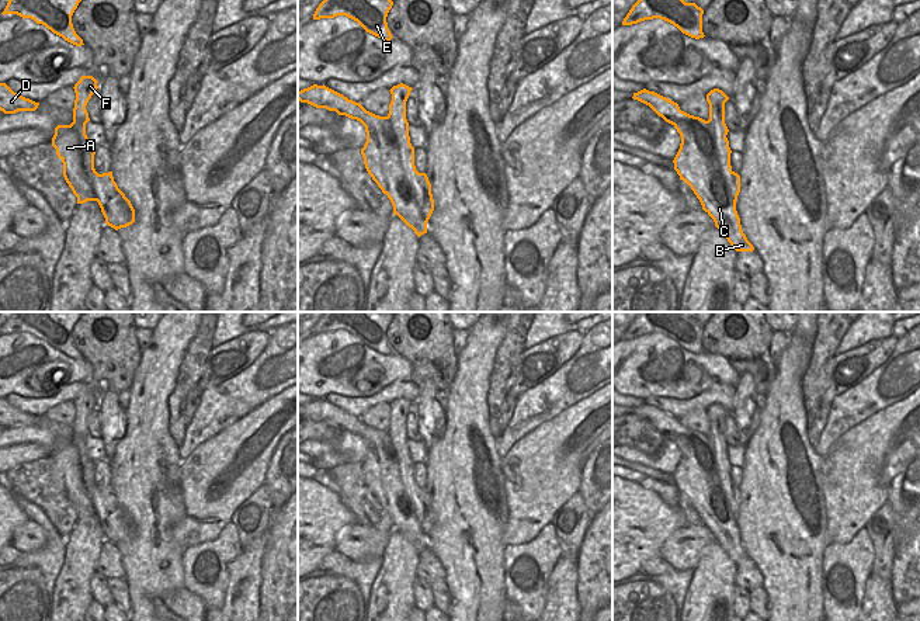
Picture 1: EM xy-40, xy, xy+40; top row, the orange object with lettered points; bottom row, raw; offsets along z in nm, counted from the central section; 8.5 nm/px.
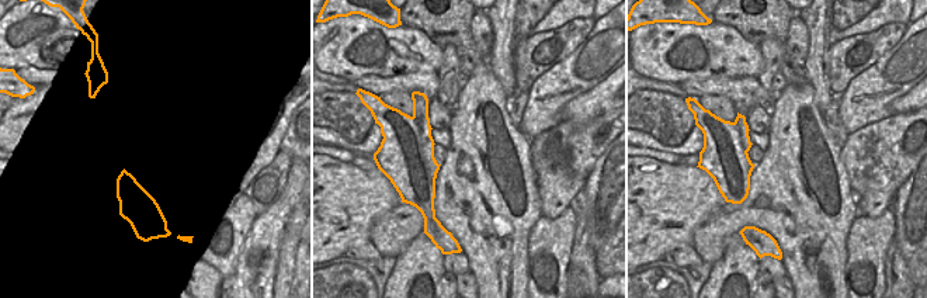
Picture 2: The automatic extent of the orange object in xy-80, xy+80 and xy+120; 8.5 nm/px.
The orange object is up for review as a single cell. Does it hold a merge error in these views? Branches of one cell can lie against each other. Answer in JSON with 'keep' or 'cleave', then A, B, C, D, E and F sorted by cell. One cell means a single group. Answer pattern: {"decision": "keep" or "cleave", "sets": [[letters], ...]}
{"decision": "cleave", "sets": [["A", "B", "C", "D"], ["E", "F"]]}

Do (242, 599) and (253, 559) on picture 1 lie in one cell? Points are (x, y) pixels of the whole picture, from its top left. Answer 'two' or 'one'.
one

